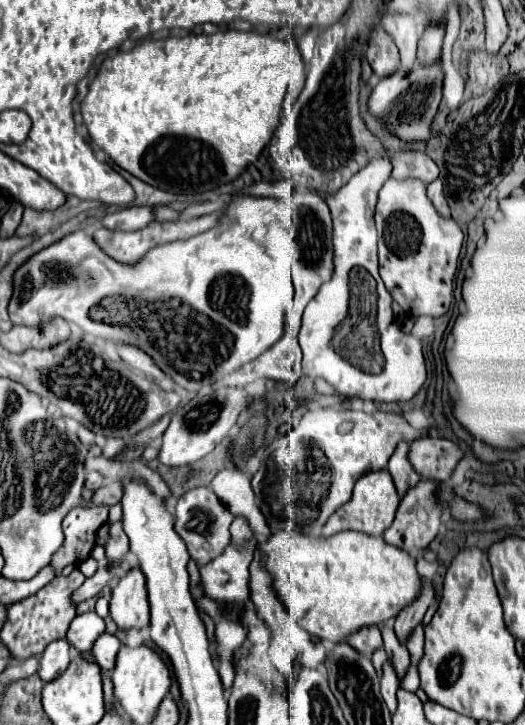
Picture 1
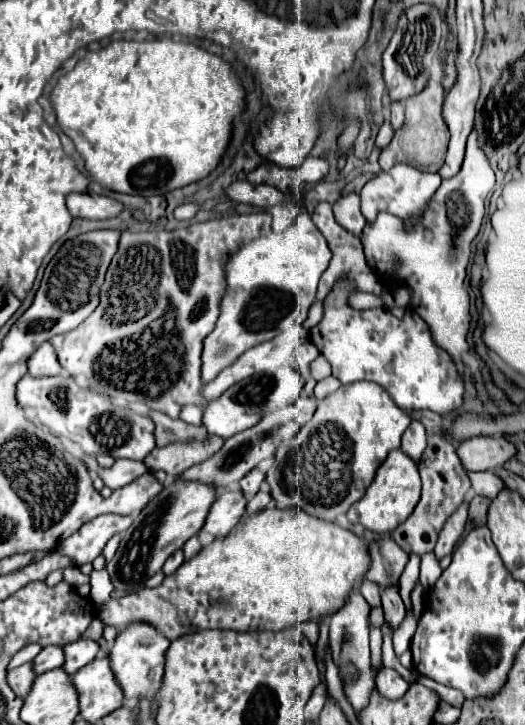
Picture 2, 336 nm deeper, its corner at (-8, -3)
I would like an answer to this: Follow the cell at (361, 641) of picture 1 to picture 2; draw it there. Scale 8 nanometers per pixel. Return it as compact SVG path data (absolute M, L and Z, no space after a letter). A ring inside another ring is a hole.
M362 580L360 582L360 594L366 598L366 602L370 604L370 606L380 606L382 602L380 602L380 586L376 584L376 582L370 582L370 580Z

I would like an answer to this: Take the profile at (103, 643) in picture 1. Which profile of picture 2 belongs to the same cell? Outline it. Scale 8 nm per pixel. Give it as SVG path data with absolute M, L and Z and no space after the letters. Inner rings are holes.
M76 640L76 642L70 642L64 646L64 672L68 676L76 674L82 666L86 666L88 662L92 662L96 656L98 656L98 644L92 642L92 640Z

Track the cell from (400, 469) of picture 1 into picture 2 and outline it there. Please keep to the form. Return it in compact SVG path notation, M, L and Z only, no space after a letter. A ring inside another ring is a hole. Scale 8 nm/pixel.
M412 420L412 424L402 436L402 452L406 452L408 456L412 456L414 462L418 462L424 448L426 448L426 430L420 424L420 420Z

